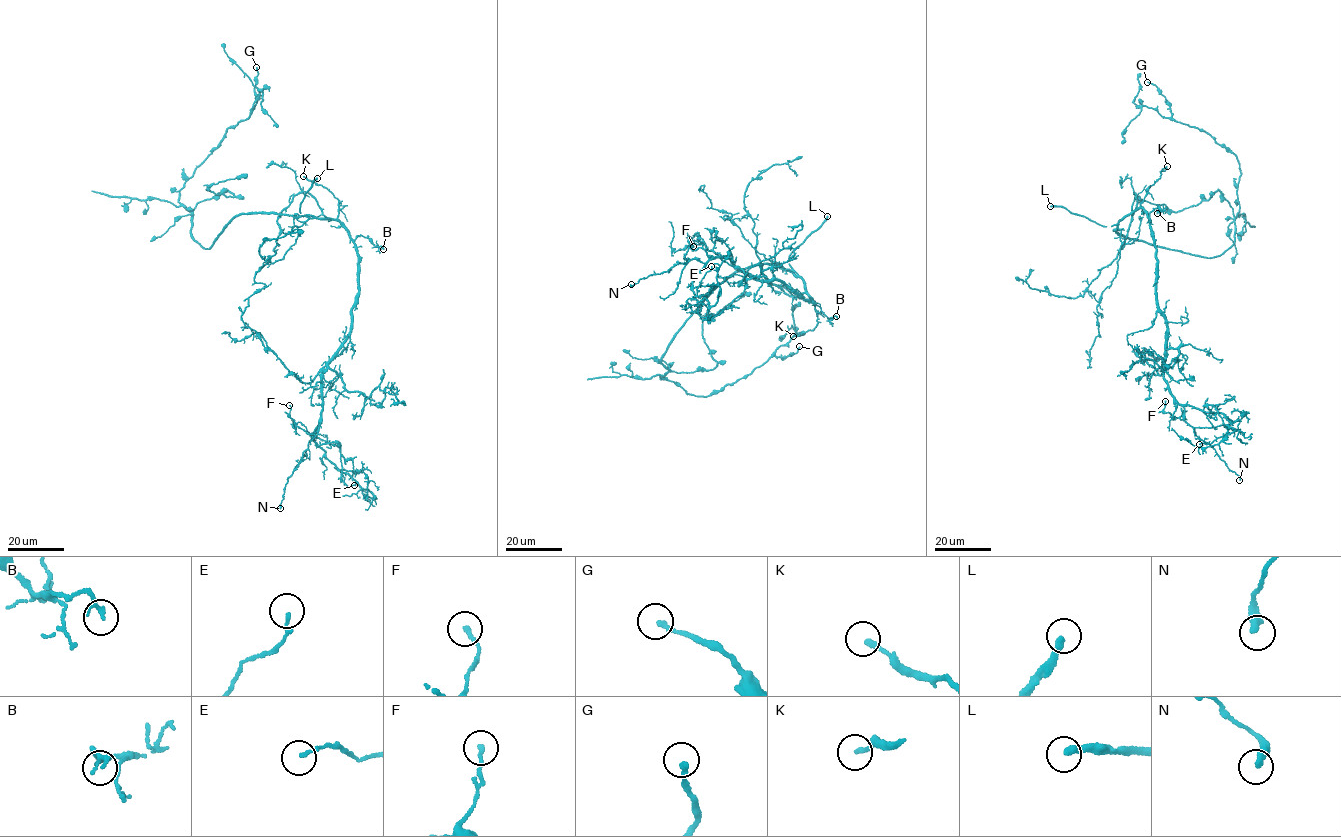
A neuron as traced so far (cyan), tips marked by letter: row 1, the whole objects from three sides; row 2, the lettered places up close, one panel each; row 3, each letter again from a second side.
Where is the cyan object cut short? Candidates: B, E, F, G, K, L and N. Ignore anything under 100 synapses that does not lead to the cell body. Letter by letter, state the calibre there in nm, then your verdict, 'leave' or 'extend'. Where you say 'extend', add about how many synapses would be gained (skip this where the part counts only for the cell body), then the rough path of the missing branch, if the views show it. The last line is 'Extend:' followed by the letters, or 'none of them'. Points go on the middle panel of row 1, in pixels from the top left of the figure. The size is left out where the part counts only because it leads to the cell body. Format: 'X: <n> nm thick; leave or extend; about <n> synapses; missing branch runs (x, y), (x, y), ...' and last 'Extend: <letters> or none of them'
B: 130 nm thick; leave
E: 140 nm thick; leave
F: 160 nm thick; leave
G: 220 nm thick; leave
K: 200 nm thick; leave
L: 300 nm thick; leave
N: 340 nm thick; leave
Extend: none of them

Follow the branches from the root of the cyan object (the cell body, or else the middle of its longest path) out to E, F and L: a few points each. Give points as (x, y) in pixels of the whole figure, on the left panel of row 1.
E: (299, 216), (338, 221), (358, 255), (350, 332), (322, 373), (314, 433), (340, 444), (340, 480), (354, 485)
F: (299, 216), (346, 229), (359, 285), (350, 332), (322, 373), (317, 433), (296, 425), (289, 405)
L: (299, 216), (315, 217), (299, 212), (304, 196), (317, 178)

